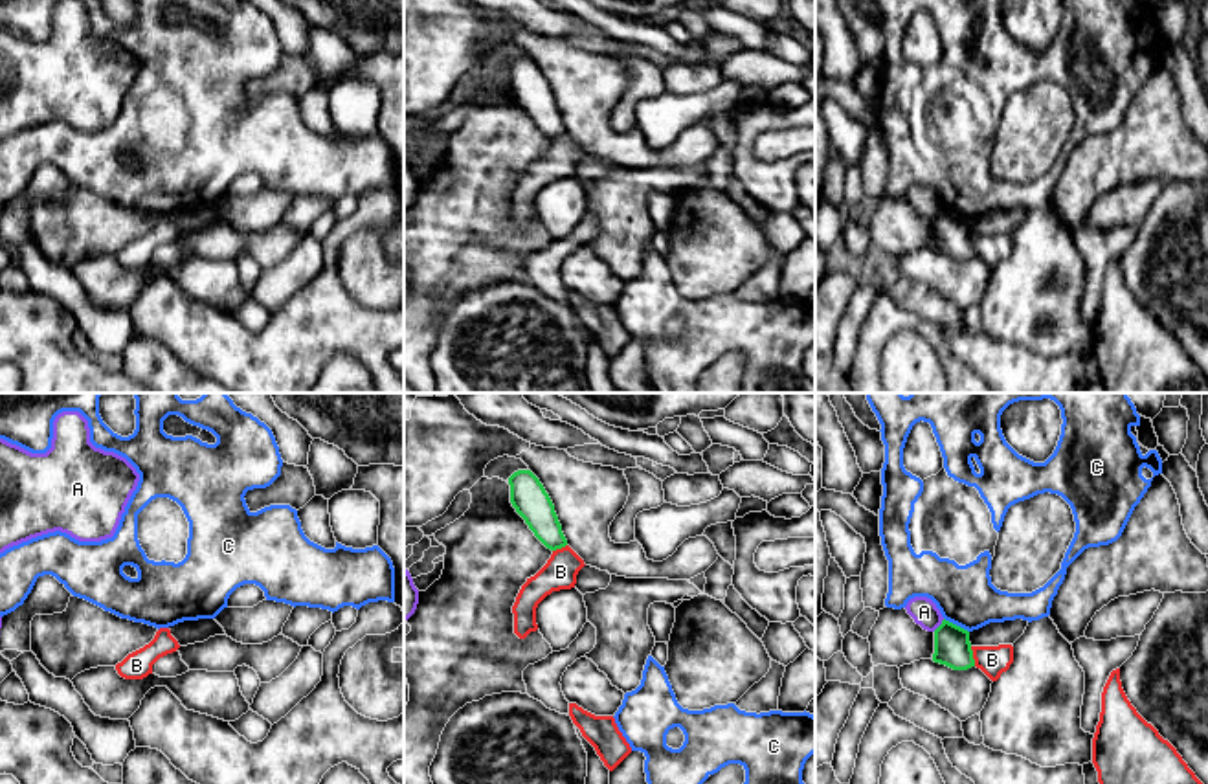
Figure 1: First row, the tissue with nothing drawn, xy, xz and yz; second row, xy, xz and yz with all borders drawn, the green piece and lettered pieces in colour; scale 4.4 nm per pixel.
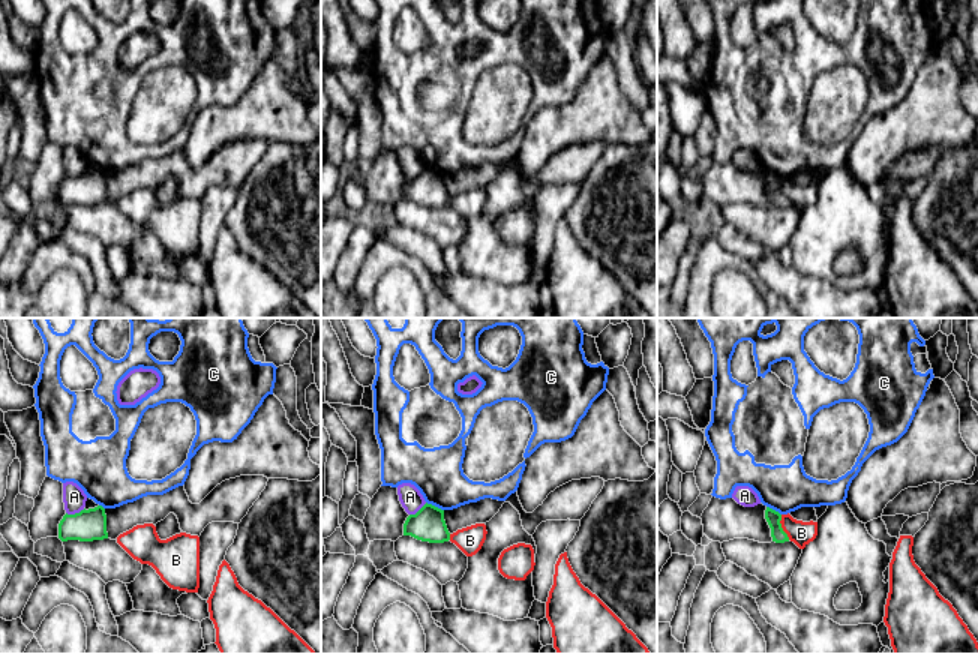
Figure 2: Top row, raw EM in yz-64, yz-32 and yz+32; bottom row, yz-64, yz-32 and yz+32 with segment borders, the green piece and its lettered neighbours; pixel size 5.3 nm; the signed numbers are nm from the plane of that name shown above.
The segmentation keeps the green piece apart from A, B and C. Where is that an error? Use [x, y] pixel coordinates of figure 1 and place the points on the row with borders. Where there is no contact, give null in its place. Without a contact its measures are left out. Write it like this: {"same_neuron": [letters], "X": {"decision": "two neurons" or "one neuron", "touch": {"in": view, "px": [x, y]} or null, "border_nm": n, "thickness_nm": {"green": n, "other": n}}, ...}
{"same_neuron": [], "A": {"decision": "two neurons", "touch": {"in": "yz", "px": [940, 625]}, "border_nm": 80, "thickness_nm": {"green": 160, "other": 120}}, "B": {"decision": "two neurons", "touch": {"in": "yz", "px": [972, 656]}, "border_nm": 90, "thickness_nm": {"green": 160, "other": 130}}, "C": {"decision": "two neurons", "touch": {"in": "yz", "px": [955, 625]}, "border_nm": 130, "thickness_nm": {"green": 160, "other": 260}}}

